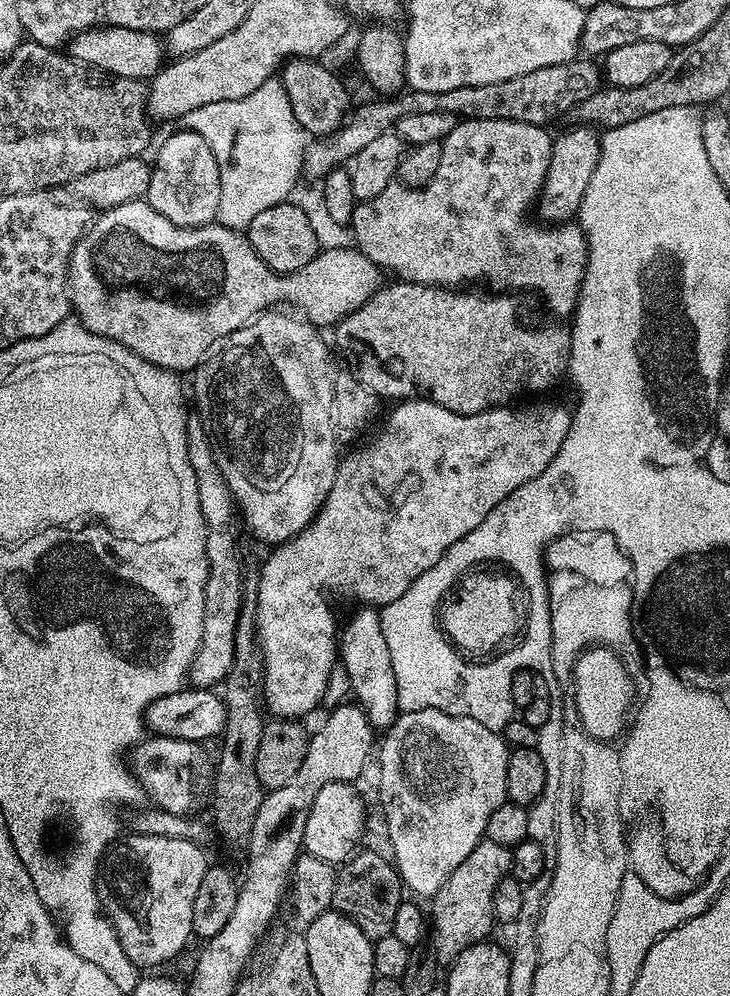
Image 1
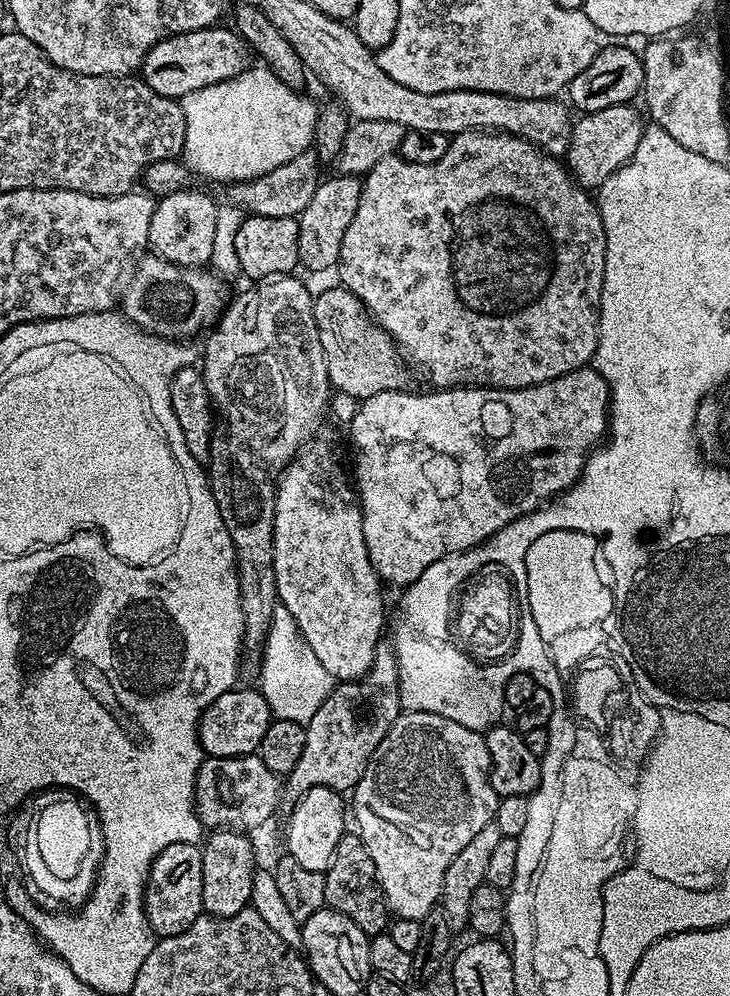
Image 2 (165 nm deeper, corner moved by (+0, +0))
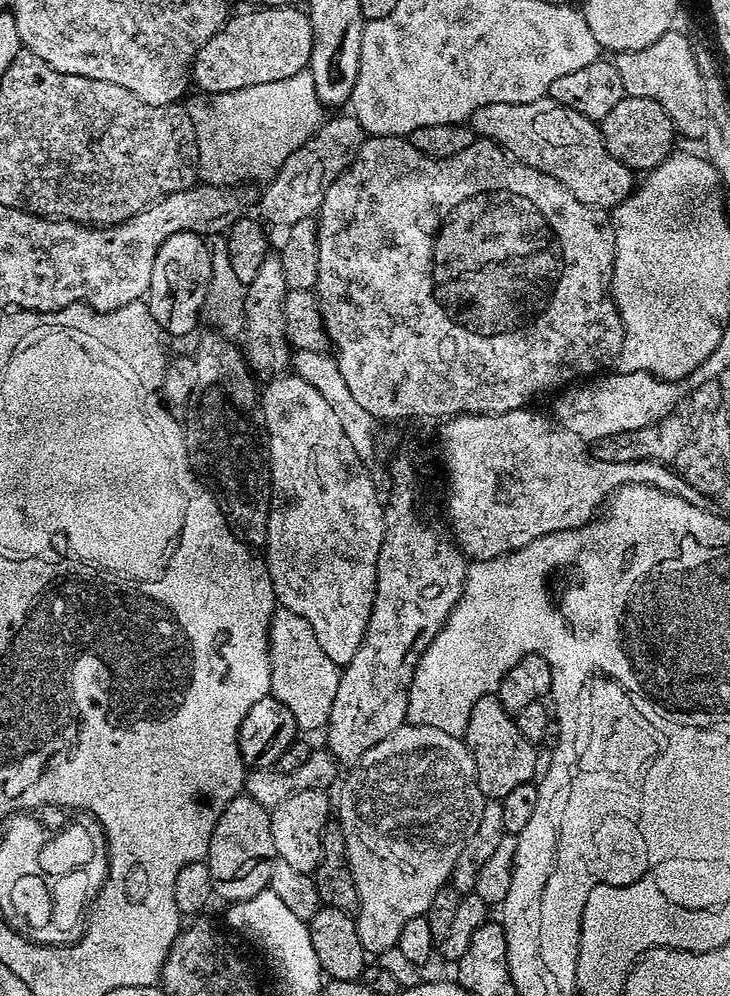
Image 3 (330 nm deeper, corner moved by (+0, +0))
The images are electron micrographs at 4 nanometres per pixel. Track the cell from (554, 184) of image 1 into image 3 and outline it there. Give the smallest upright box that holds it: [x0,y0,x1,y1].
[600,96,678,170]

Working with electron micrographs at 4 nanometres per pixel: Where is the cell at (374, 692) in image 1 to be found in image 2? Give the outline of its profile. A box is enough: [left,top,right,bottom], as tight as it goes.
[274,439,384,682]

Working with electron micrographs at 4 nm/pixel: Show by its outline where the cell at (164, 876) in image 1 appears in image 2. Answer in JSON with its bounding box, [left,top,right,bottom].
[144,844,204,937]

